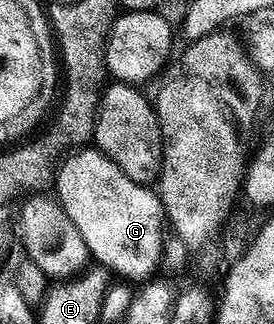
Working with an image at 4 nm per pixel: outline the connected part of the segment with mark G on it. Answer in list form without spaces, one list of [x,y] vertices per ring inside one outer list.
[[[84,146],[65,155],[56,169],[55,188],[55,199],[59,200],[66,210],[70,222],[78,226],[78,234],[82,234],[82,242],[86,242],[88,255],[97,265],[107,268],[109,273],[118,272],[122,275],[119,277],[132,282],[140,282],[151,277],[155,273],[152,271],[156,267],[158,269],[161,267],[166,238],[166,231],[164,232],[166,217],[160,207],[159,195],[151,187],[126,178],[120,167],[99,148]]]

